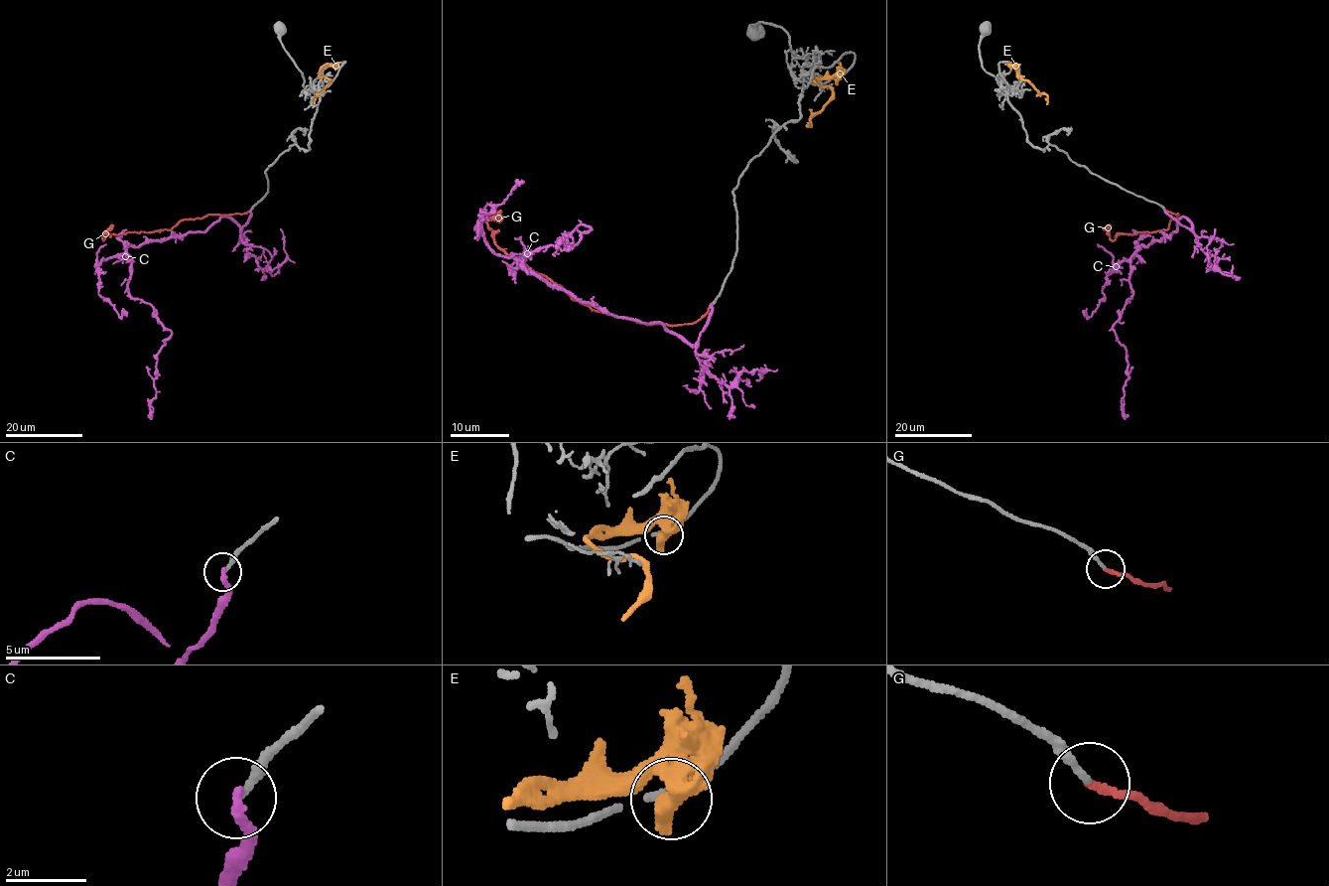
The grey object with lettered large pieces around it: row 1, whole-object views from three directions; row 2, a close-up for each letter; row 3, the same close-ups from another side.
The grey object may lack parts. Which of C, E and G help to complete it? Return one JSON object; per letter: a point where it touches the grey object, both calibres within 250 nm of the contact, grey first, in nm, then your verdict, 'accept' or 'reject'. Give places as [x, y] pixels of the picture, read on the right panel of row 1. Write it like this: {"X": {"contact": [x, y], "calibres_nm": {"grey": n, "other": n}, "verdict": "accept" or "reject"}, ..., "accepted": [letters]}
{"C": {"contact": [1164, 211], "calibres_nm": {"grey": 200, "other": 260}, "verdict": "reject"}, "E": {"contact": [1016, 64], "calibres_nm": {"grey": 200, "other": 650}, "verdict": "reject"}, "G": {"contact": [1165, 211], "calibres_nm": {"grey": 180, "other": 200}, "verdict": "accept"}, "accepted": ["G"]}

